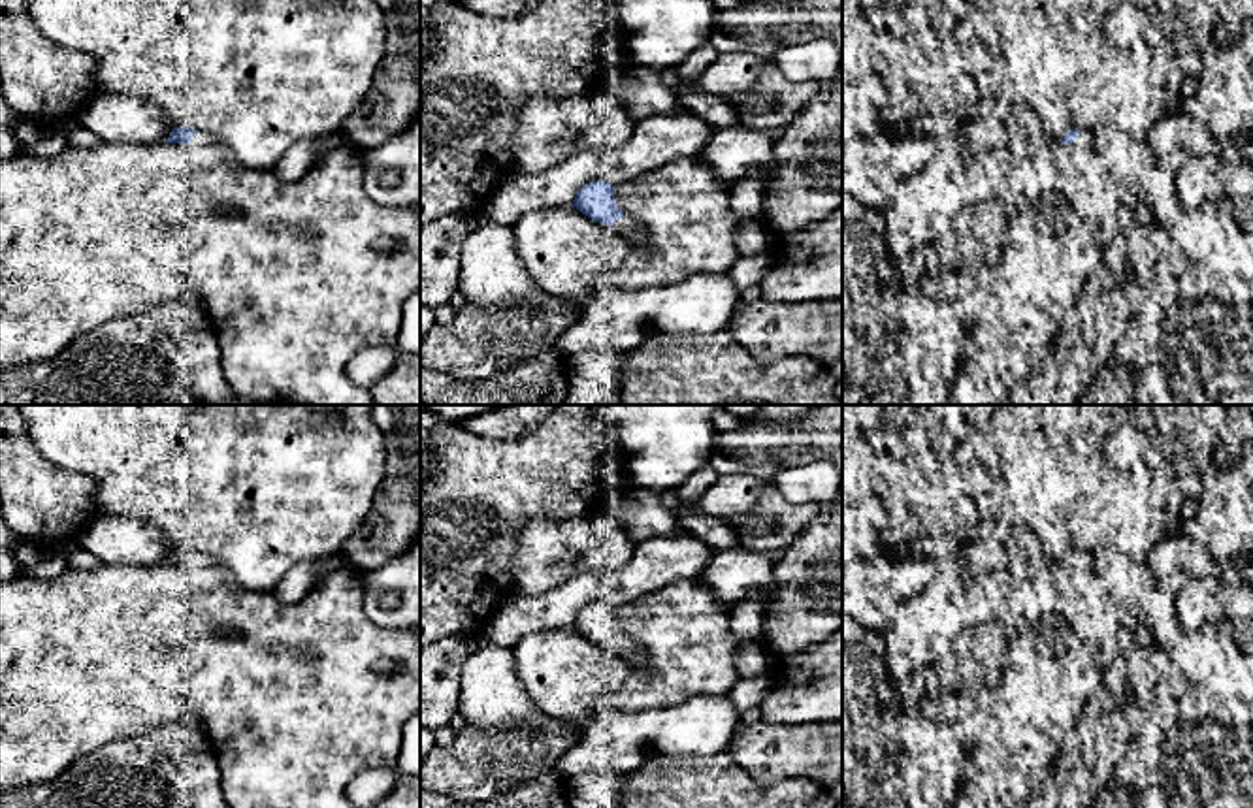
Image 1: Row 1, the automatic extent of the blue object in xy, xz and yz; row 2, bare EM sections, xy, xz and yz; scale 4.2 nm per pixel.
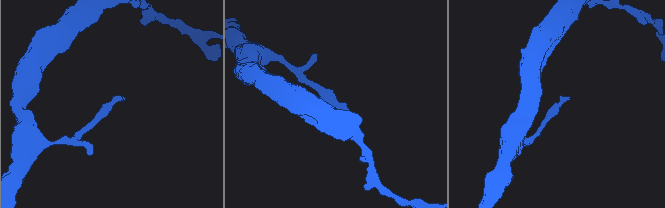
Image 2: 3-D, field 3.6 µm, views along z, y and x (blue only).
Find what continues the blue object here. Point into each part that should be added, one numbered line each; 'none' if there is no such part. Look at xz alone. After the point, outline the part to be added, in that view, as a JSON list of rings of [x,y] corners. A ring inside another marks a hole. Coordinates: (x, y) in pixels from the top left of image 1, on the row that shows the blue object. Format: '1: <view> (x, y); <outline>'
1: xz (632, 232); [[[618,218],[612,226],[620,230],[629,243],[637,243],[644,235],[641,224],[629,224],[626,218]]]

